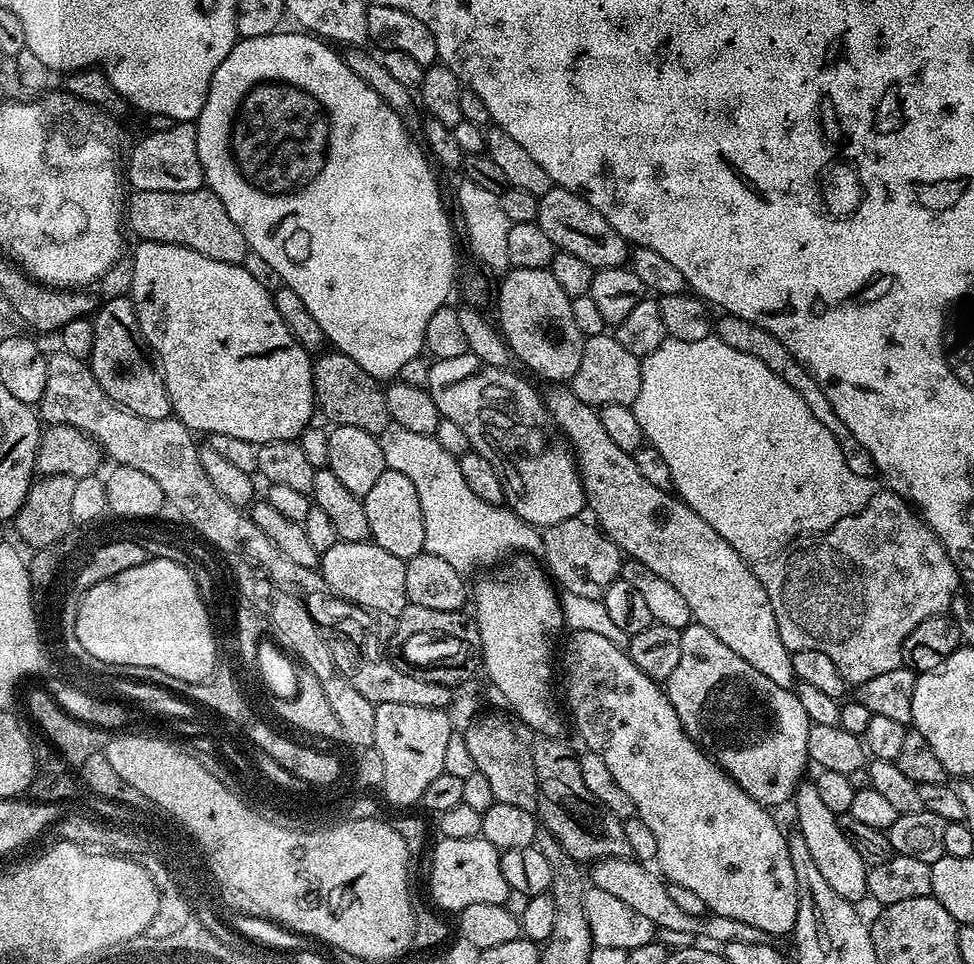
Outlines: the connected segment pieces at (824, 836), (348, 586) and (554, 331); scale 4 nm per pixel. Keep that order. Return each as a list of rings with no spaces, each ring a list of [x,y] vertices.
[[[801,783],[794,793],[796,793],[795,823],[802,830],[803,837],[806,838],[806,846],[810,848],[814,862],[817,863],[826,882],[848,901],[859,902],[858,900],[865,899],[868,890],[868,868],[851,839],[847,835],[844,837],[838,816],[822,802],[815,783]]]
[[[341,540],[320,557],[318,571],[324,576],[329,593],[367,609],[372,614],[381,612],[395,618],[408,605],[406,594],[406,563],[394,554],[382,550],[371,542],[346,542]]]
[[[512,268],[503,277],[500,293],[496,296],[496,312],[500,315],[498,331],[516,356],[532,372],[537,372],[548,382],[568,382],[582,362],[585,336],[574,322],[572,297],[558,286],[554,274],[548,268],[526,270]]]

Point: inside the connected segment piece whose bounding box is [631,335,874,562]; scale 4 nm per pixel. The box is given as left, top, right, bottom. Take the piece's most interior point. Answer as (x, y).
(745, 453)

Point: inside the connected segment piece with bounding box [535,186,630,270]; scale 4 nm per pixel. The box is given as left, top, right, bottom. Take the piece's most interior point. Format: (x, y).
(574, 227)

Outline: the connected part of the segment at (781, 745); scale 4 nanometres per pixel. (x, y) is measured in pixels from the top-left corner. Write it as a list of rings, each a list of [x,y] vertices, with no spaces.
[[[693,622],[681,629],[680,637],[681,659],[677,669],[664,682],[664,689],[687,736],[707,751],[721,771],[727,772],[750,797],[764,802],[767,801],[768,790],[775,786],[797,787],[810,762],[808,742],[812,723],[796,692],[778,686],[738,654],[732,653],[708,628],[698,623]]]

